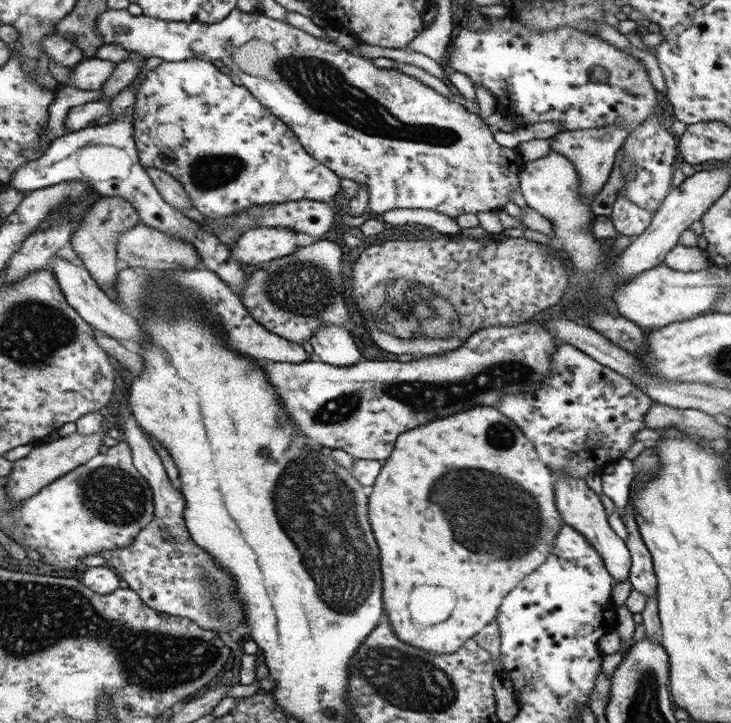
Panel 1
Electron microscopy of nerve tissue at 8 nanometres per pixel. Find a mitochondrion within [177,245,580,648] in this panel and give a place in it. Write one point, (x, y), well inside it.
(316, 508)

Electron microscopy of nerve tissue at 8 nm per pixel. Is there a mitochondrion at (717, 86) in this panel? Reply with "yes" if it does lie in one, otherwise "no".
no

